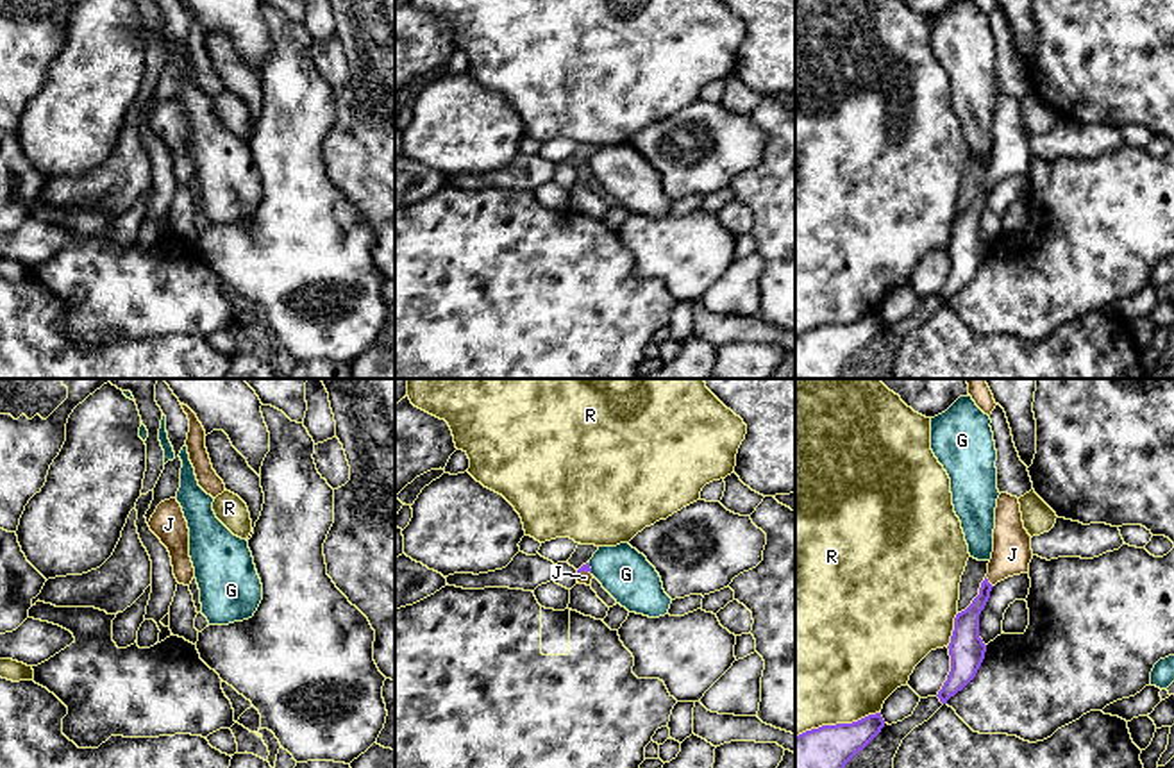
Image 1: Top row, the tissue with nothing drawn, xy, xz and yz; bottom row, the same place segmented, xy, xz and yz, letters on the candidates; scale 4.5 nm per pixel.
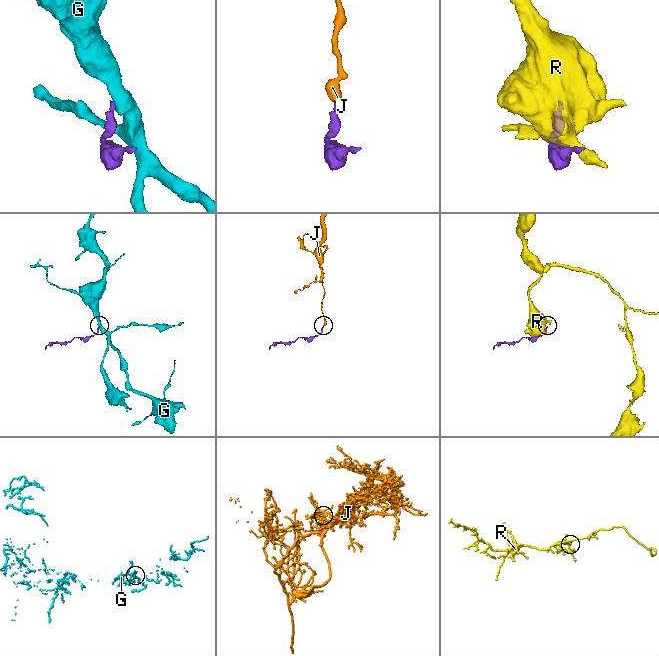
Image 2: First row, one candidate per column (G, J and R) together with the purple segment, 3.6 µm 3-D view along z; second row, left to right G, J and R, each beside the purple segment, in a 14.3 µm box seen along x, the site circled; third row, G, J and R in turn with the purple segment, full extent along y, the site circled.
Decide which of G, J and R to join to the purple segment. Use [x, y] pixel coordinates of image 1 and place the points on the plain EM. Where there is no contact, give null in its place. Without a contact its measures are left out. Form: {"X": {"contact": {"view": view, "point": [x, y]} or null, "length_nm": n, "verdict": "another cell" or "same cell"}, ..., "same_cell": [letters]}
{"G": {"contact": {"view": "xz", "point": [590, 168]}, "length_nm": 50, "verdict": "another cell"}, "J": {"contact": {"view": "yz", "point": [989, 183]}, "length_nm": 60, "verdict": "same cell"}, "R": {"contact": {"view": "yz", "point": [837, 324]}, "length_nm": 400, "verdict": "another cell"}, "same_cell": ["J"]}

